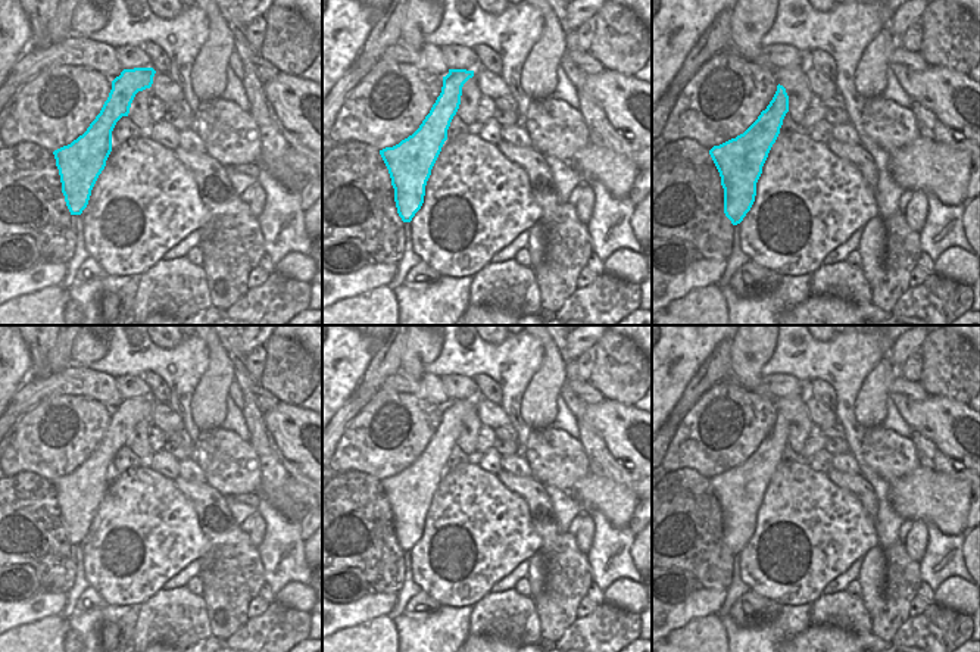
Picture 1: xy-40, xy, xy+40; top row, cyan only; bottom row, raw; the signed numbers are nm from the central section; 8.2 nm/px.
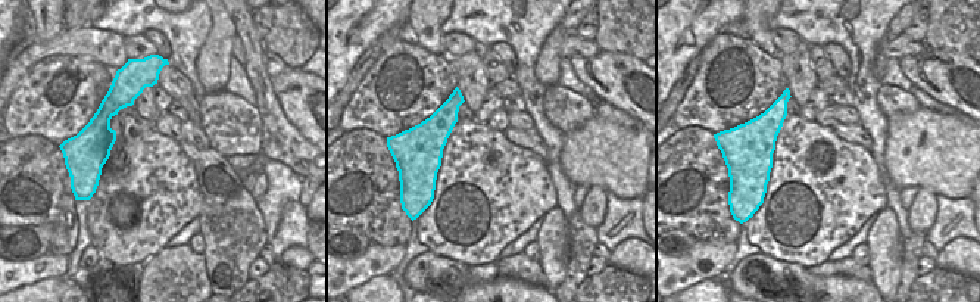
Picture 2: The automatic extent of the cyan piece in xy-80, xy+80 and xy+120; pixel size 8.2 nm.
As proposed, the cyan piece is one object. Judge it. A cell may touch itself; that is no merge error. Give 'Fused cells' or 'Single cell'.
Single cell.

